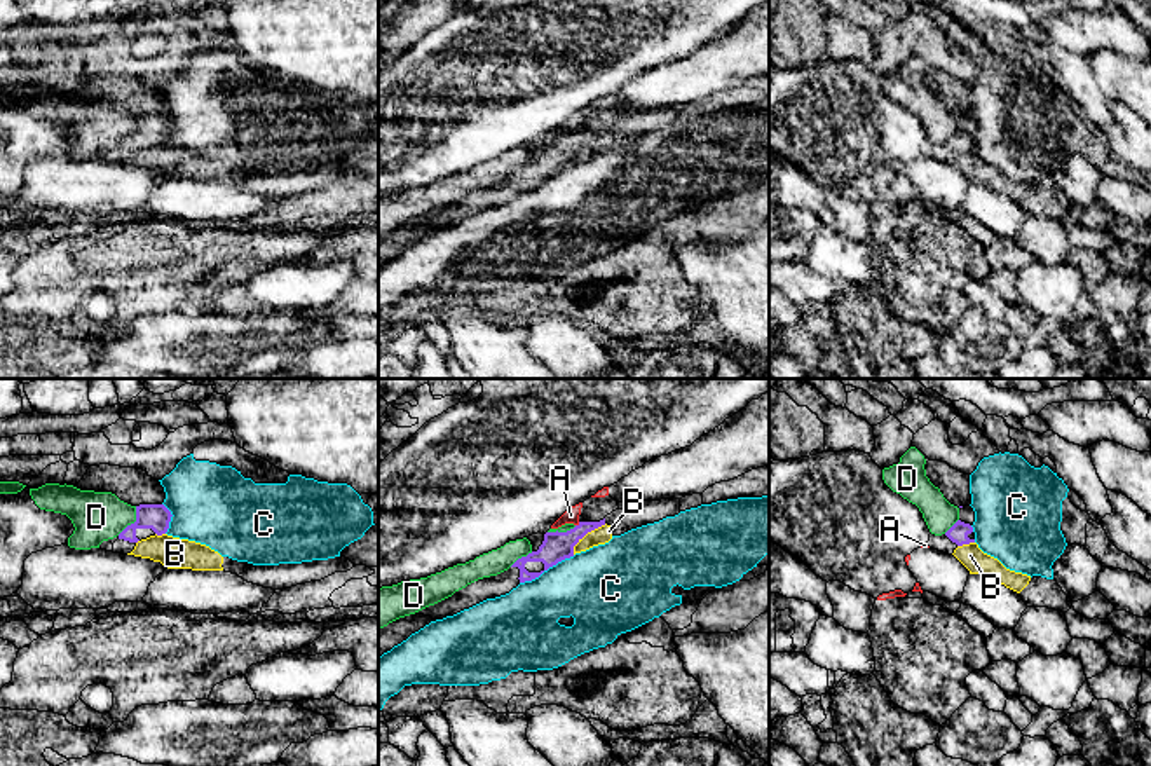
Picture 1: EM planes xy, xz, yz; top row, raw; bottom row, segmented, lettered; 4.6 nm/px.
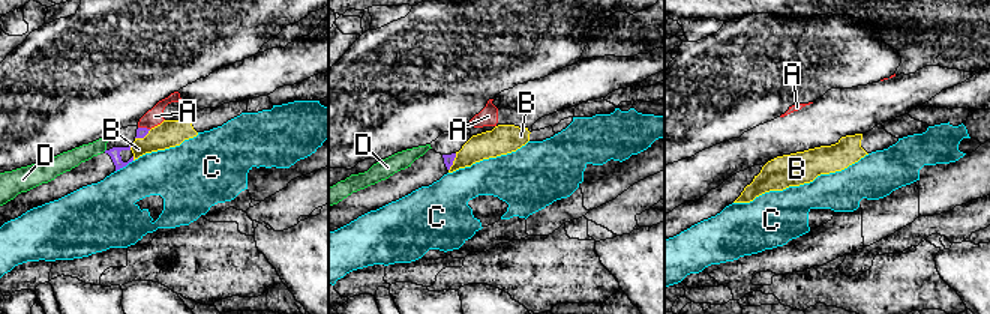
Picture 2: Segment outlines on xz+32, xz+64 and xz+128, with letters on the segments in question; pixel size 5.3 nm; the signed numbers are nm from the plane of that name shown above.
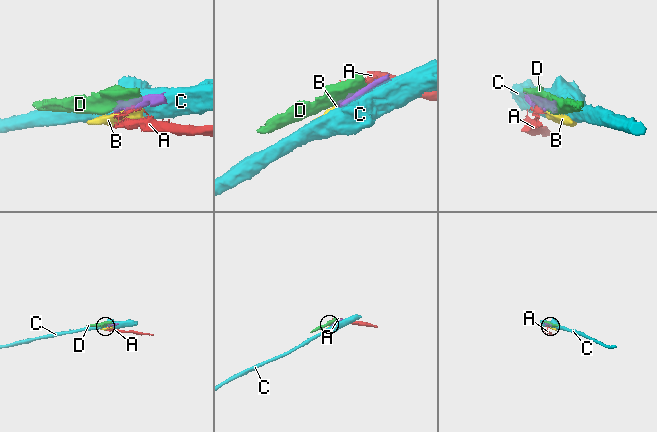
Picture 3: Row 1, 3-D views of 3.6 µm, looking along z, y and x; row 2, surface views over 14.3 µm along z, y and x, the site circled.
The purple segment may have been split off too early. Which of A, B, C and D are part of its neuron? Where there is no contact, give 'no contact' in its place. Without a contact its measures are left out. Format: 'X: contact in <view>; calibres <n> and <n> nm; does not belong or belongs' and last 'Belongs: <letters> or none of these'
A: contact in xz; calibres 140 and 70 nm; does not belong
B: contact in xz; calibres 140 and 80 nm; does not belong
C: contact in xz; calibres 140 and 360 nm; does not belong
D: contact in xy; calibres 120 and 220 nm; does not belong
Belongs: none of these

